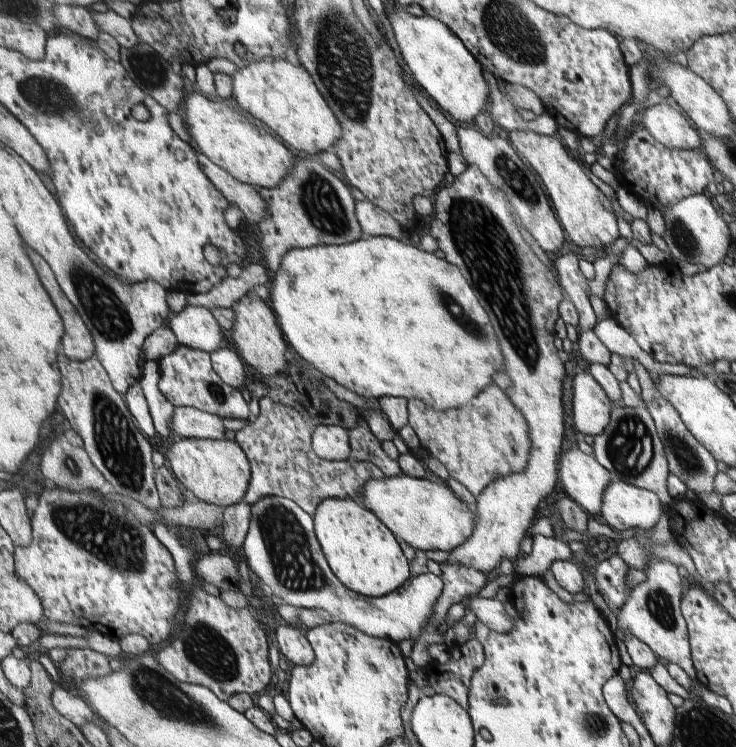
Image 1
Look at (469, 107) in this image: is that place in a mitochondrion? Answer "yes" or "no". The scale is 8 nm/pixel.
no

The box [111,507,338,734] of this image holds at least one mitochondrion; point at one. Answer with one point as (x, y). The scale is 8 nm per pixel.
(206, 648)

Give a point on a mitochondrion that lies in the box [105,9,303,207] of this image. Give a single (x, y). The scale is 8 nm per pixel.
(147, 68)

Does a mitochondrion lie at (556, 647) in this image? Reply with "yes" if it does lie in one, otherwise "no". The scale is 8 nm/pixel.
no

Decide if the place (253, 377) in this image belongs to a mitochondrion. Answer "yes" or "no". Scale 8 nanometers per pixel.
no

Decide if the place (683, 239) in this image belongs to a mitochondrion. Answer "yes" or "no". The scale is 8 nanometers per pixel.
yes

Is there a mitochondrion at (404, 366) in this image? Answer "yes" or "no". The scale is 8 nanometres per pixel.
no

